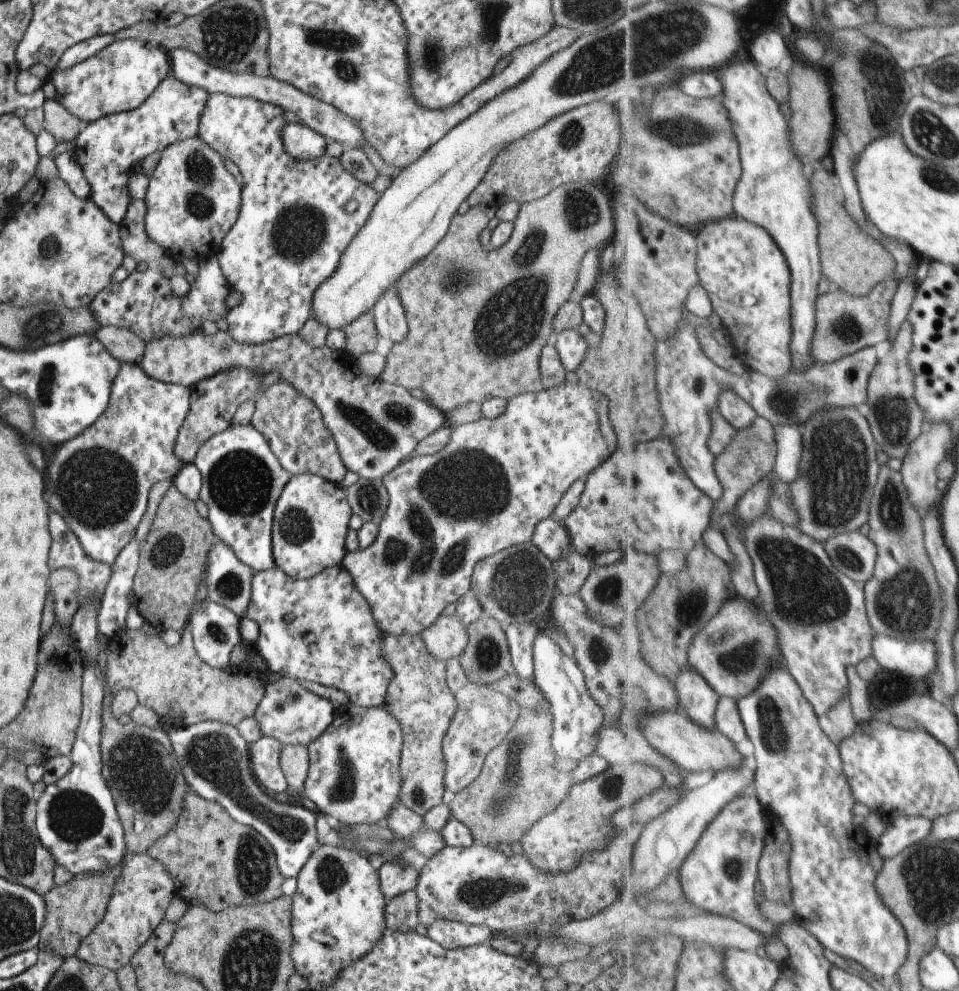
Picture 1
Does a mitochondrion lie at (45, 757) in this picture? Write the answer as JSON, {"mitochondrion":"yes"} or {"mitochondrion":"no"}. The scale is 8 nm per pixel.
{"mitochondrion":"no"}

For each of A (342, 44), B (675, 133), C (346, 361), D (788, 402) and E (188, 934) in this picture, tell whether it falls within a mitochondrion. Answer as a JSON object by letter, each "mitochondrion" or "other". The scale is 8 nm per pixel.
{"A":"mitochondrion","B":"mitochondrion","C":"other","D":"mitochondrion","E":"other"}

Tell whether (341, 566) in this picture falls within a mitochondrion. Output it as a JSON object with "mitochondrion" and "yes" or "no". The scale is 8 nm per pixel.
{"mitochondrion":"no"}

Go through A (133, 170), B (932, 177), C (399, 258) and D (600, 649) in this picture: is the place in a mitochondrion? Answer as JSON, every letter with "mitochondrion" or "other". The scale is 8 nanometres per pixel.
{"A":"other","B":"mitochondrion","C":"other","D":"mitochondrion"}

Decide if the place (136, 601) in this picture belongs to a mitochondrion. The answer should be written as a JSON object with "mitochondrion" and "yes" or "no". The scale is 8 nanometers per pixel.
{"mitochondrion":"no"}

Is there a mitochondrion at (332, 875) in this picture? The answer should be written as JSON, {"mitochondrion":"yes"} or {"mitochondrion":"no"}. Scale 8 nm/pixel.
{"mitochondrion":"yes"}

